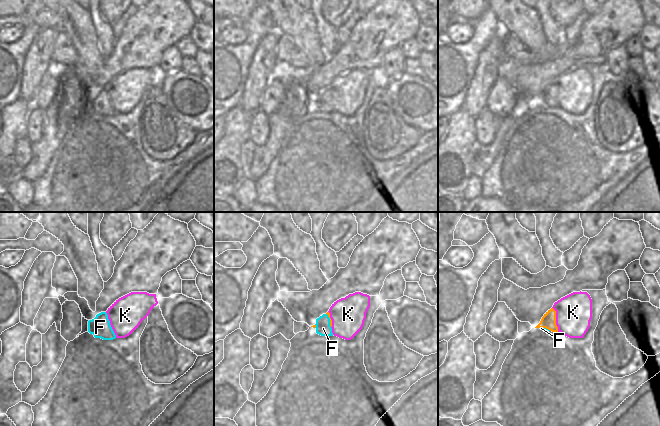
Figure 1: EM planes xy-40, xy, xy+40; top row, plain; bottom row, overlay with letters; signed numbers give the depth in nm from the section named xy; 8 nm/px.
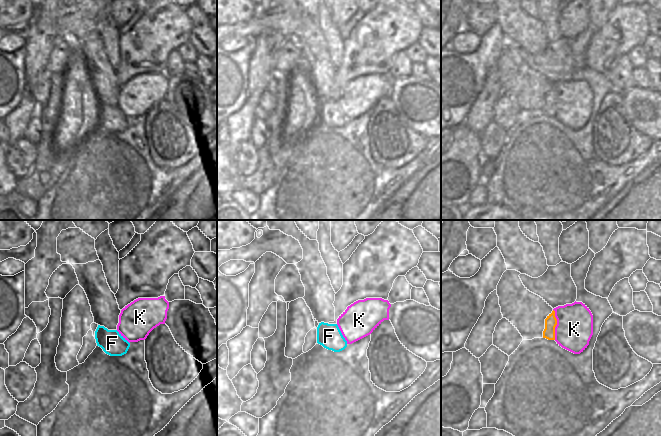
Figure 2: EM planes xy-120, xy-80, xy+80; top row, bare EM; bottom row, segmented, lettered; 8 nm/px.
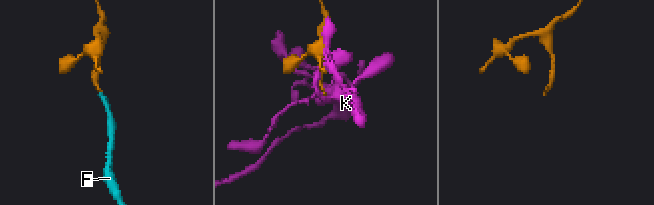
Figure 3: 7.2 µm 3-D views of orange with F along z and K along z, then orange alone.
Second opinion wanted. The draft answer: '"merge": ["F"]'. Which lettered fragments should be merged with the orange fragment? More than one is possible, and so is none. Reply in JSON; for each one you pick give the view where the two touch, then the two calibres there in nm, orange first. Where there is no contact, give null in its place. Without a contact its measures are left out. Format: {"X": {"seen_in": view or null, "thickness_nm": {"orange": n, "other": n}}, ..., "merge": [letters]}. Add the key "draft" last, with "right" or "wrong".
{"F": {"seen_in": "xy", "thickness_nm": {"orange": 20, "other": 120}}, "merge": ["F"], "draft": "right"}

